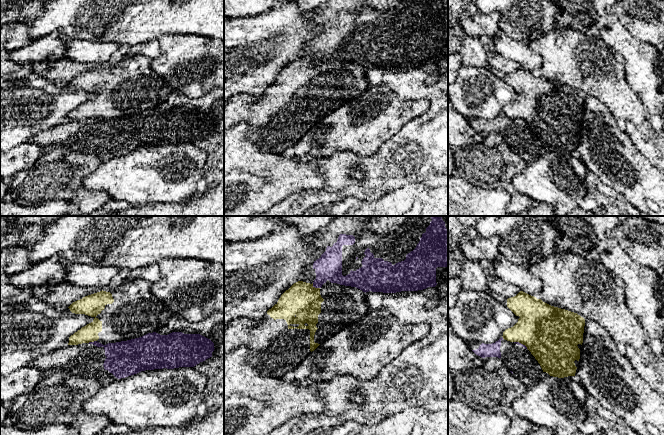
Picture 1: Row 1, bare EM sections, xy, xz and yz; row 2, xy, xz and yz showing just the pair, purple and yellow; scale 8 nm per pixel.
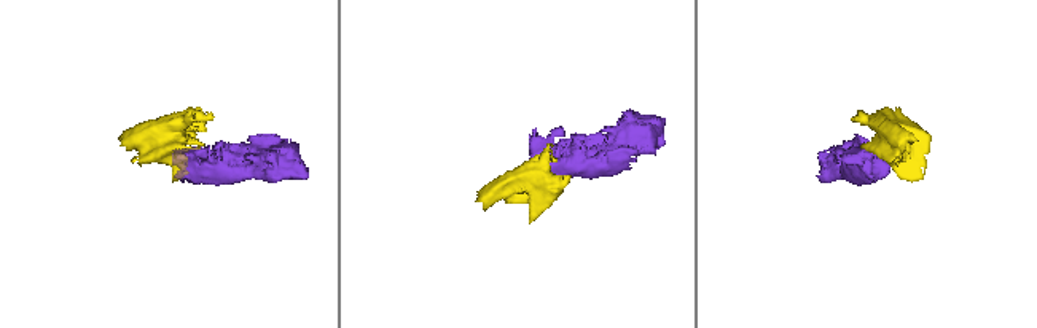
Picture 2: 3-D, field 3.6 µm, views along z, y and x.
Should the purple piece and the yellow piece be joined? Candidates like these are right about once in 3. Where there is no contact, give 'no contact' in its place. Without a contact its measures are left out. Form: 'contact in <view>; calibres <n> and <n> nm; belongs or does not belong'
contact in xz; calibres 200 and 280 nm; does not belong

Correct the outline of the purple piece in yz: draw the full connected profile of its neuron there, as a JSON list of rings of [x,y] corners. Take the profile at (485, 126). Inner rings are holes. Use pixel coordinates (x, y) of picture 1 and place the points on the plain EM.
[[[503,113],[492,120],[473,118],[470,125],[478,132],[501,134],[510,148],[525,162],[530,163],[542,153],[543,146],[527,125],[519,118],[510,118]]]

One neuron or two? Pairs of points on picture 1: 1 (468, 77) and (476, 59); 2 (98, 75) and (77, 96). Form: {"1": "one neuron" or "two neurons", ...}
{"1": "two neurons", "2": "two neurons"}

